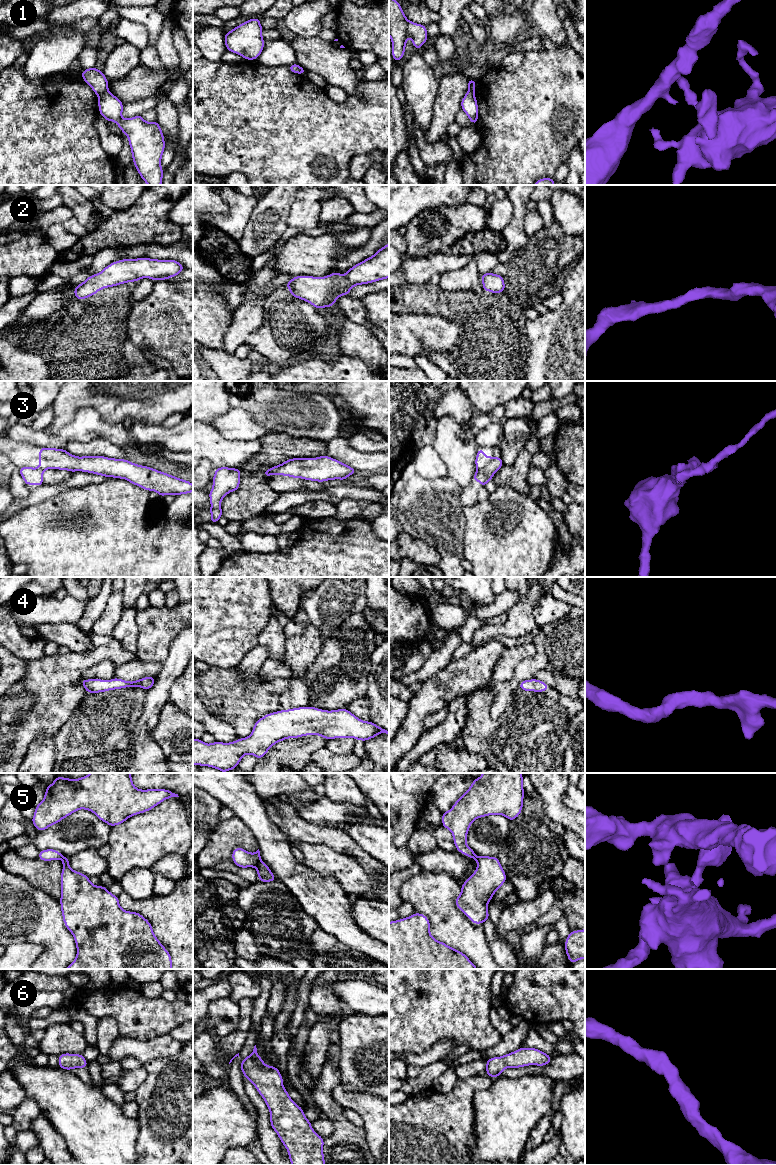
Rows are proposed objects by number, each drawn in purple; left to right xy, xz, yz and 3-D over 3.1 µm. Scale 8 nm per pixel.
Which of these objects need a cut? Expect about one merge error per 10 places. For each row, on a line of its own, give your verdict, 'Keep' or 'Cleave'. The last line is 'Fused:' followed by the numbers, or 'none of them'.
1: Cleave
2: Keep
3: Cleave
4: Keep
5: Cleave
6: Keep
Fused: 1, 3, 5

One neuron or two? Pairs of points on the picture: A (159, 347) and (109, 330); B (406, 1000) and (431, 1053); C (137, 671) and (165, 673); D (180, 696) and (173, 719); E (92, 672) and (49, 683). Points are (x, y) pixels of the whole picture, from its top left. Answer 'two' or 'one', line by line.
A: two
B: two
C: two
D: two
E: two

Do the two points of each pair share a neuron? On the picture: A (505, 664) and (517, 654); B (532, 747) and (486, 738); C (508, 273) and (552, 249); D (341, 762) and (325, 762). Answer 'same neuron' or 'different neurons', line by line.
A: same neuron
B: same neuron
C: same neuron
D: same neuron

